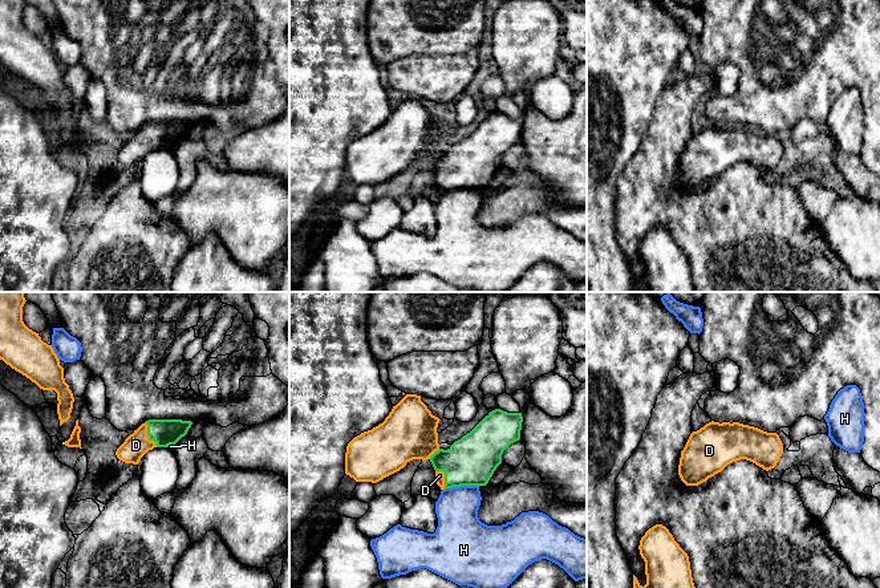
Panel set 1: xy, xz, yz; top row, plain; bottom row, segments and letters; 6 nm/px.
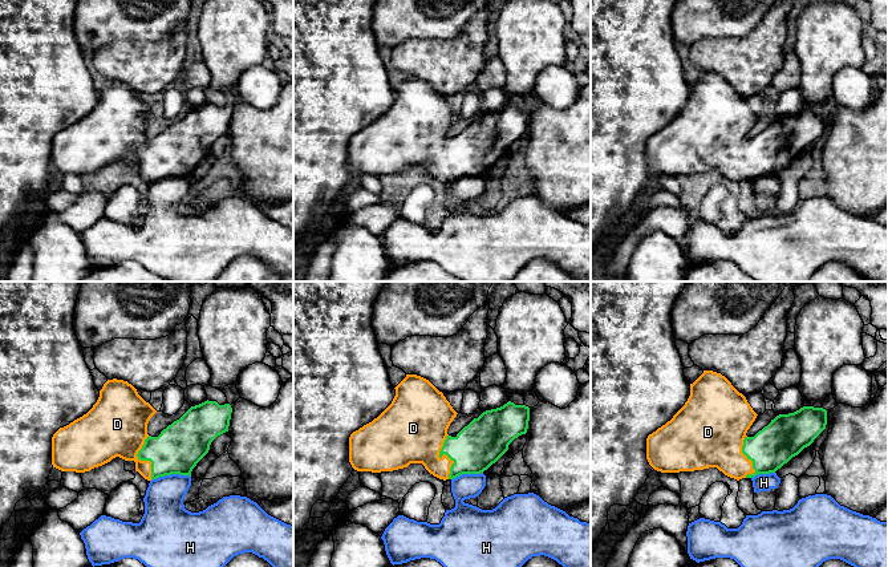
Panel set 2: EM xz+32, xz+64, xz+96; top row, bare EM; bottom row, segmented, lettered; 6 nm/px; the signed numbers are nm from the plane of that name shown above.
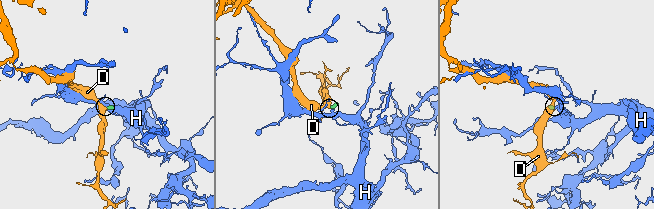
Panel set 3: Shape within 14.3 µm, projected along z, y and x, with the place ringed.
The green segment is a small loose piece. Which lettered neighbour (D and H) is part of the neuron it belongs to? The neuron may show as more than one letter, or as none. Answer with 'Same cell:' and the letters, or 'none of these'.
Same cell: D

